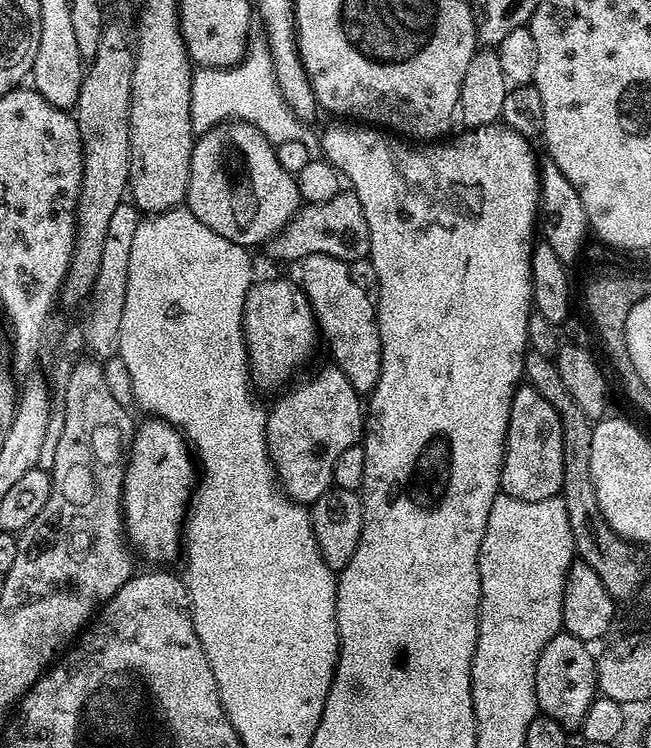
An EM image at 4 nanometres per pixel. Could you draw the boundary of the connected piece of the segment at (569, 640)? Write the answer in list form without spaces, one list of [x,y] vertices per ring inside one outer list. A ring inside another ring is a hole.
[[[561,630],[542,650],[538,658],[538,666],[534,674],[536,687],[536,706],[543,715],[554,718],[563,728],[579,729],[582,718],[586,718],[586,710],[596,701],[597,657],[587,643],[574,638],[569,632]]]

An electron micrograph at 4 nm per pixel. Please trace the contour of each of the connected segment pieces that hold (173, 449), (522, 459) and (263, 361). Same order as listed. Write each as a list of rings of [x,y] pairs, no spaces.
[[[148,418],[145,421],[141,428],[139,425],[135,429],[124,470],[124,527],[129,541],[137,549],[140,547],[144,551],[146,559],[157,560],[160,563],[157,565],[164,566],[167,565],[164,564],[167,560],[172,560],[175,556],[177,559],[182,548],[181,526],[190,489],[194,484],[194,460],[186,447],[184,438],[175,427],[165,423],[164,420],[155,418]]]
[[[531,386],[517,387],[510,406],[508,433],[504,439],[504,465],[500,475],[501,493],[522,502],[542,502],[561,495],[562,422],[559,414]]]
[[[285,280],[253,283],[244,303],[244,340],[248,343],[251,371],[257,377],[280,376],[290,371],[311,354],[316,340],[318,344],[316,317],[308,299],[295,283]]]

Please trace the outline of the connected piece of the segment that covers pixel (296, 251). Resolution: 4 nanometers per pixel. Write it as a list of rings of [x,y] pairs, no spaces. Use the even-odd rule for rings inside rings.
[[[341,190],[330,202],[304,204],[300,211],[266,245],[266,251],[276,260],[295,262],[306,254],[326,254],[345,262],[360,260],[370,253],[370,230],[366,226],[366,214],[362,214],[362,202],[351,190]]]

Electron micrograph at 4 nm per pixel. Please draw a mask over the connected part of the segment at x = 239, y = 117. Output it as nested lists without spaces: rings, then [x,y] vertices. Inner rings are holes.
[[[253,39],[244,59],[230,68],[197,67],[192,74],[192,106],[196,110],[224,108],[229,121],[252,124],[273,145],[303,137],[305,125],[297,120],[280,97],[272,54],[263,39]]]

